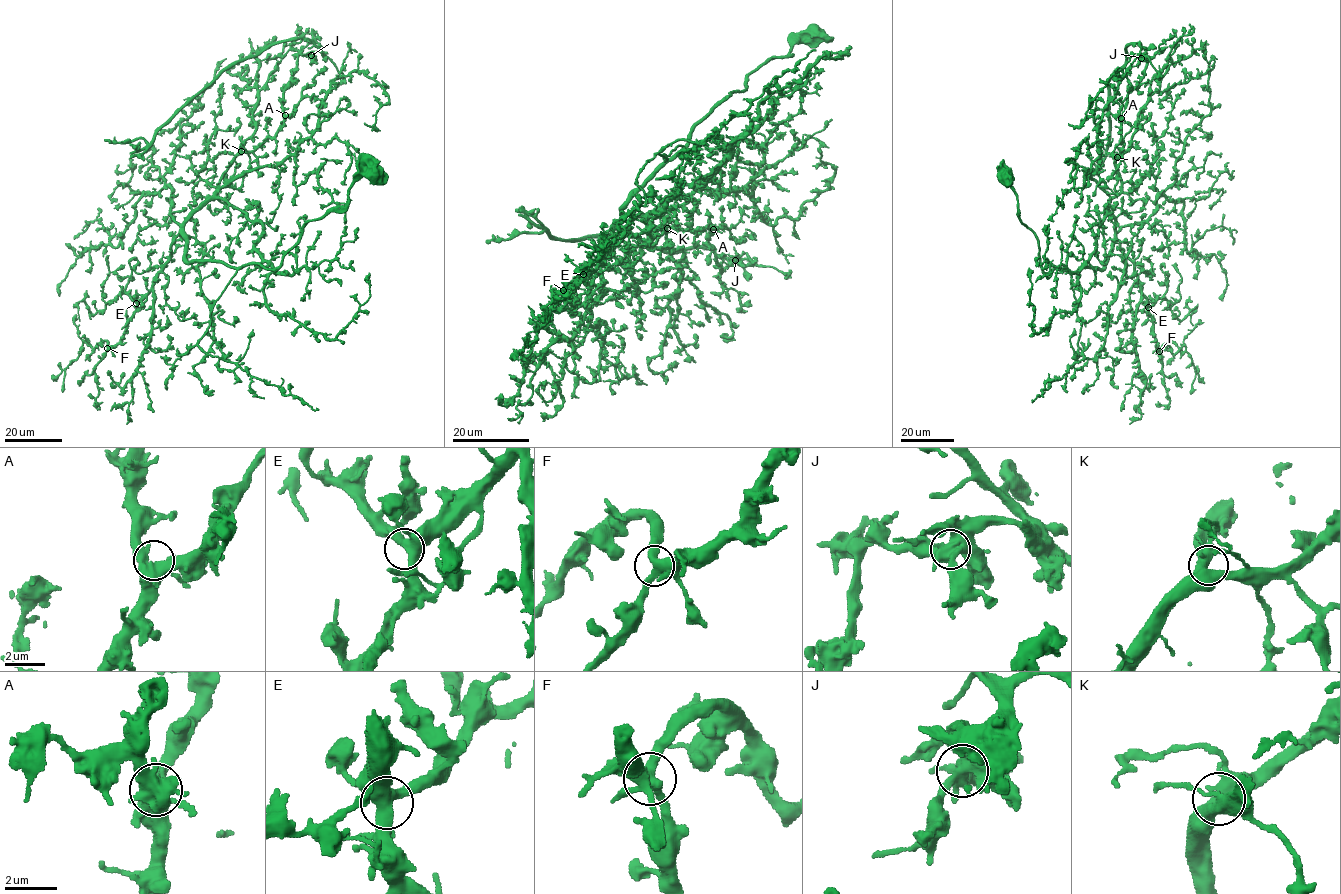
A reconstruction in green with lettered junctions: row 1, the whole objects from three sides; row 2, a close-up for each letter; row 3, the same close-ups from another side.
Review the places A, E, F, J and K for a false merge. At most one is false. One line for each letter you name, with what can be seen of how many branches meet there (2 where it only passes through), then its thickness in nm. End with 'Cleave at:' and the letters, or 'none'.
J: 4 branches meet; 460 nm thick
Cleave at: J

